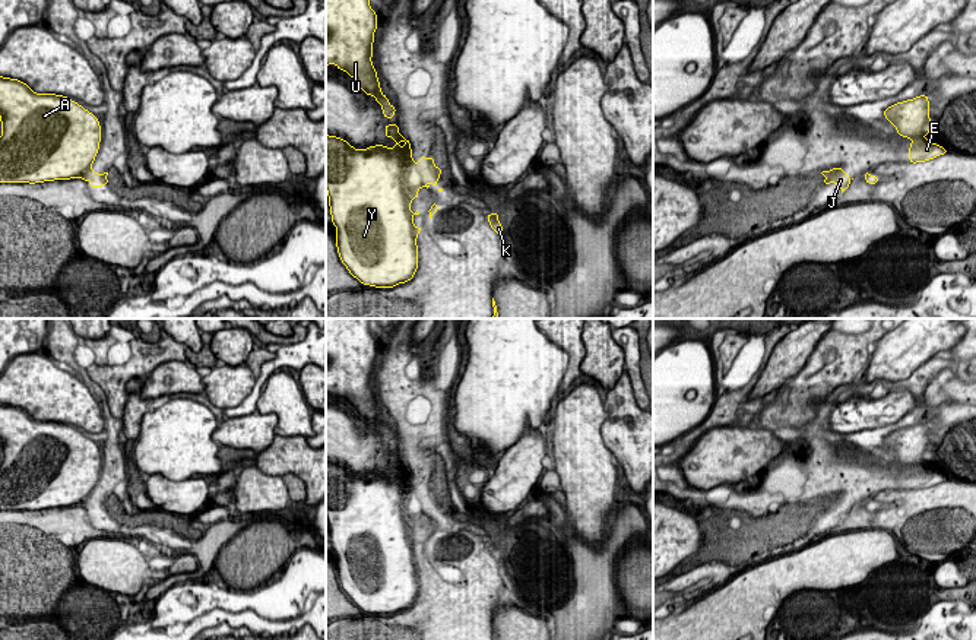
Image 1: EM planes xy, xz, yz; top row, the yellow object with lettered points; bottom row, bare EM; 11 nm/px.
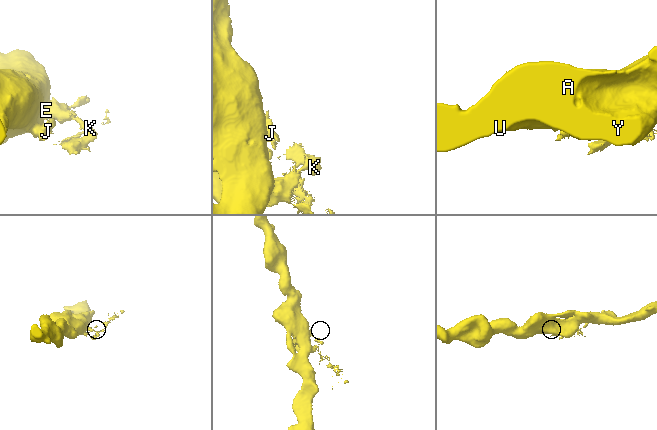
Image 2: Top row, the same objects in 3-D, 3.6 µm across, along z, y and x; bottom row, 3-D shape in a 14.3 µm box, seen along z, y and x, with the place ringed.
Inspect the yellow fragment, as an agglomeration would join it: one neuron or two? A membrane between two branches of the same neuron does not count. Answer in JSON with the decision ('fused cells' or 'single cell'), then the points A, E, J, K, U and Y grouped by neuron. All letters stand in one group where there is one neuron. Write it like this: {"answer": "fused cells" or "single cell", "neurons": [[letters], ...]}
{"answer": "single cell", "neurons": [["A", "E", "J", "K", "U", "Y"]]}

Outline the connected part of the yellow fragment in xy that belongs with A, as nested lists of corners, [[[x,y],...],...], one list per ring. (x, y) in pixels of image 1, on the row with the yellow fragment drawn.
[[[0,76],[0,183],[44,183],[82,178],[91,187],[108,184],[107,175],[91,167],[99,149],[98,118],[67,96],[37,94],[18,79]]]

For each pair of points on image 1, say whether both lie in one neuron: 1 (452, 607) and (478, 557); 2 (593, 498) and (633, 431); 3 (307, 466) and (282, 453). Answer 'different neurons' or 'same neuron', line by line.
1: same neuron
2: different neurons
3: same neuron

